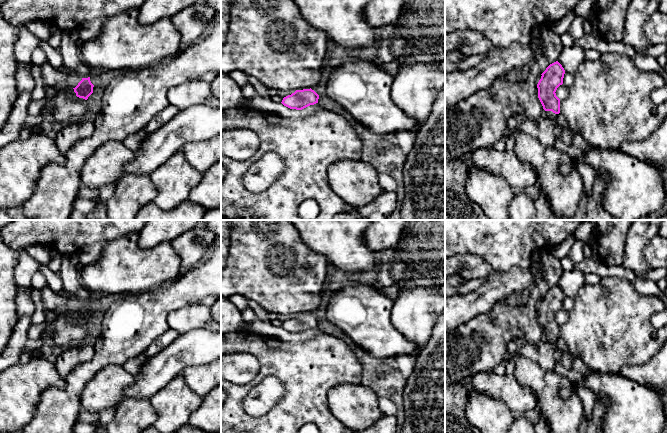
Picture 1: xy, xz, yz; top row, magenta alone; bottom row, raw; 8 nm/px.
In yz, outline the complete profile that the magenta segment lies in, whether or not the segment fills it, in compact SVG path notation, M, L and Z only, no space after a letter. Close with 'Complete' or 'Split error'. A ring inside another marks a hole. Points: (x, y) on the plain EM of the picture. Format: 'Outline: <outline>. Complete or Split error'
Outline: M558 285L546 292L541 298L537 312L538 322L547 340L541 341L538 345L529 342L520 343L517 349L521 356L539 364L547 372L554 370L556 363L561 361L562 357L562 352L557 346L560 323L555 316L563 308L564 298L565 294Z. Split error

